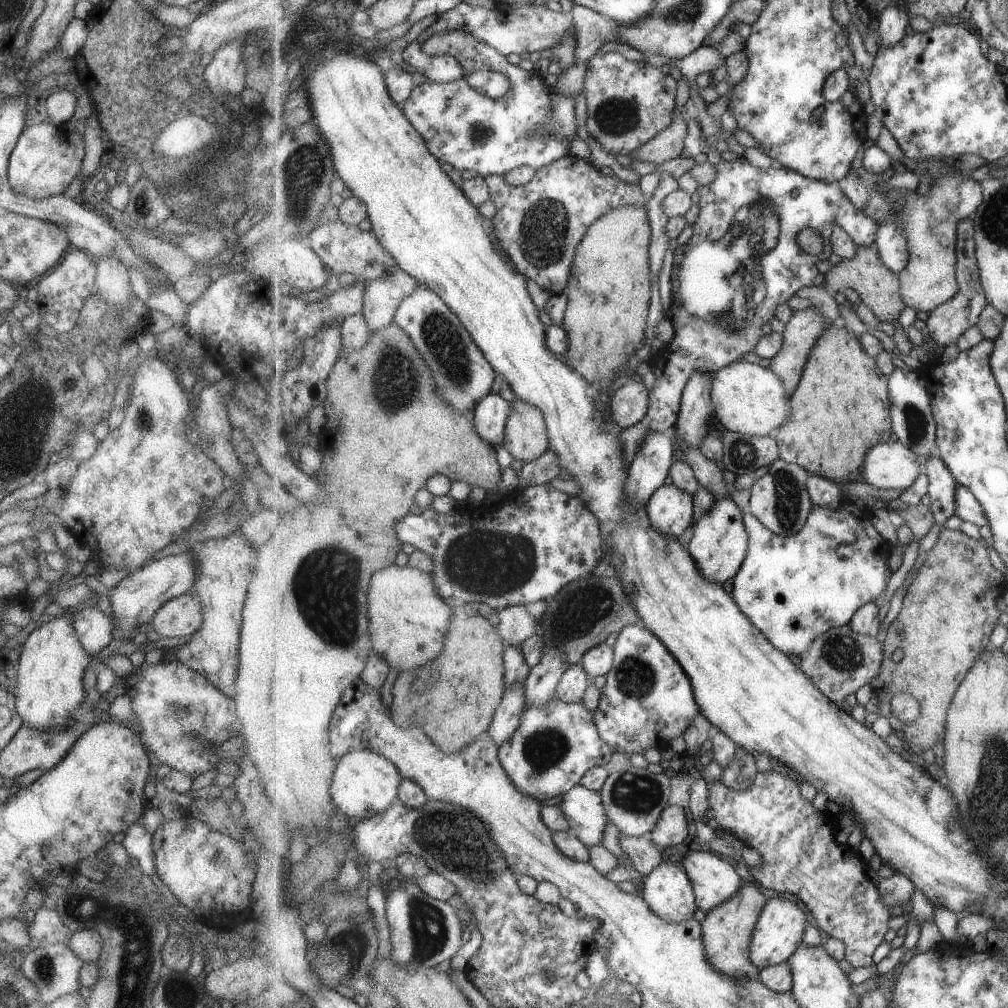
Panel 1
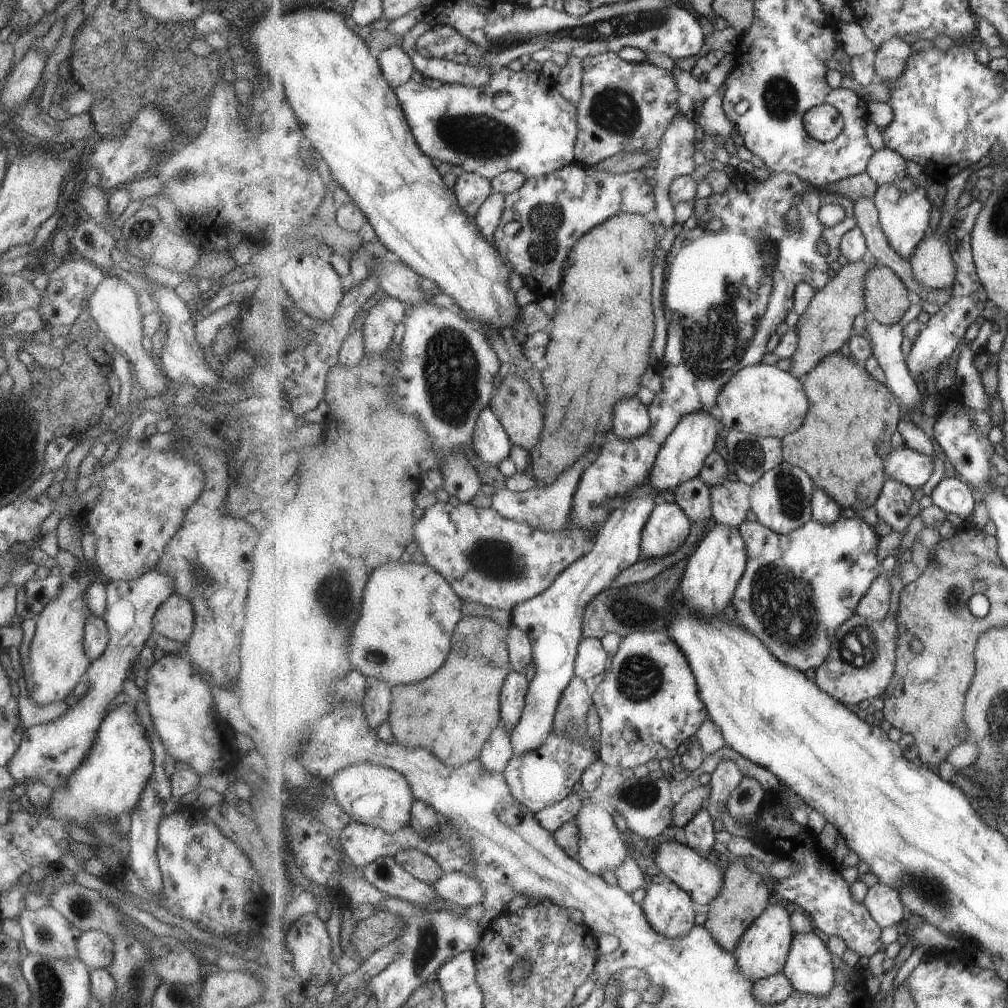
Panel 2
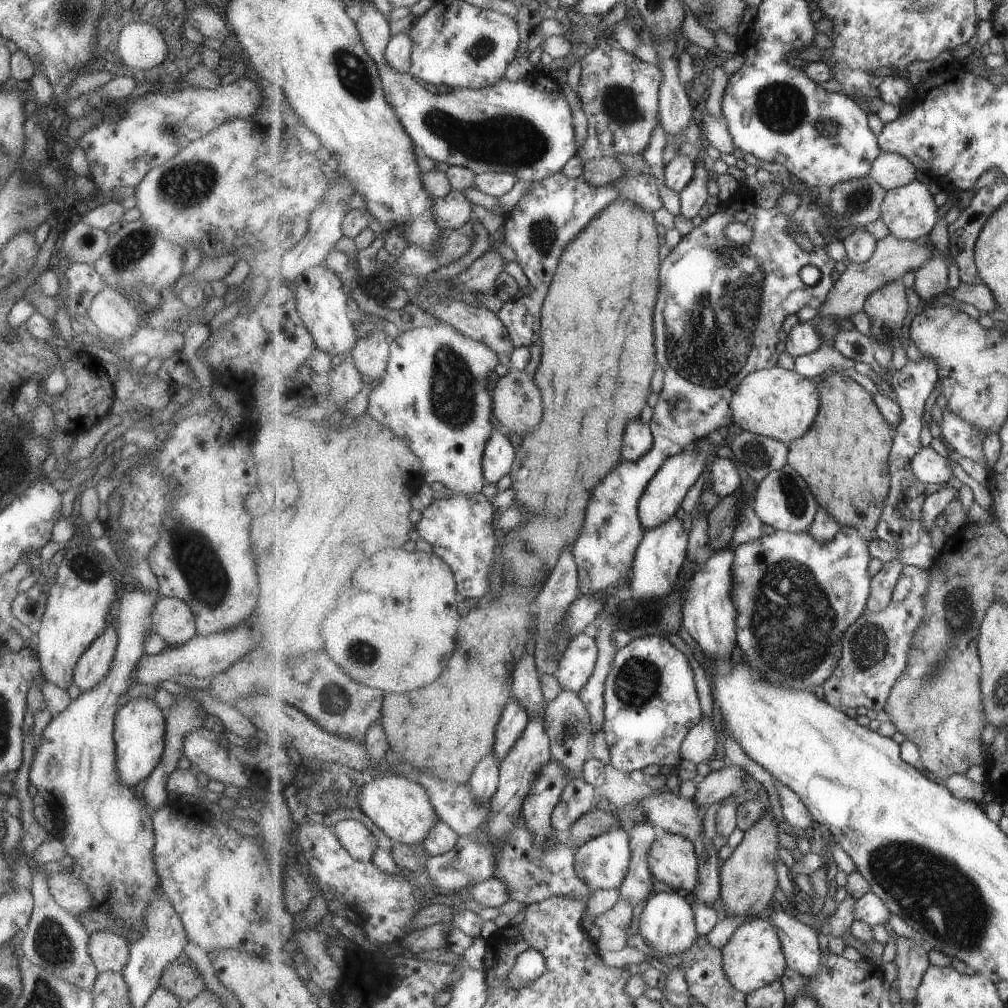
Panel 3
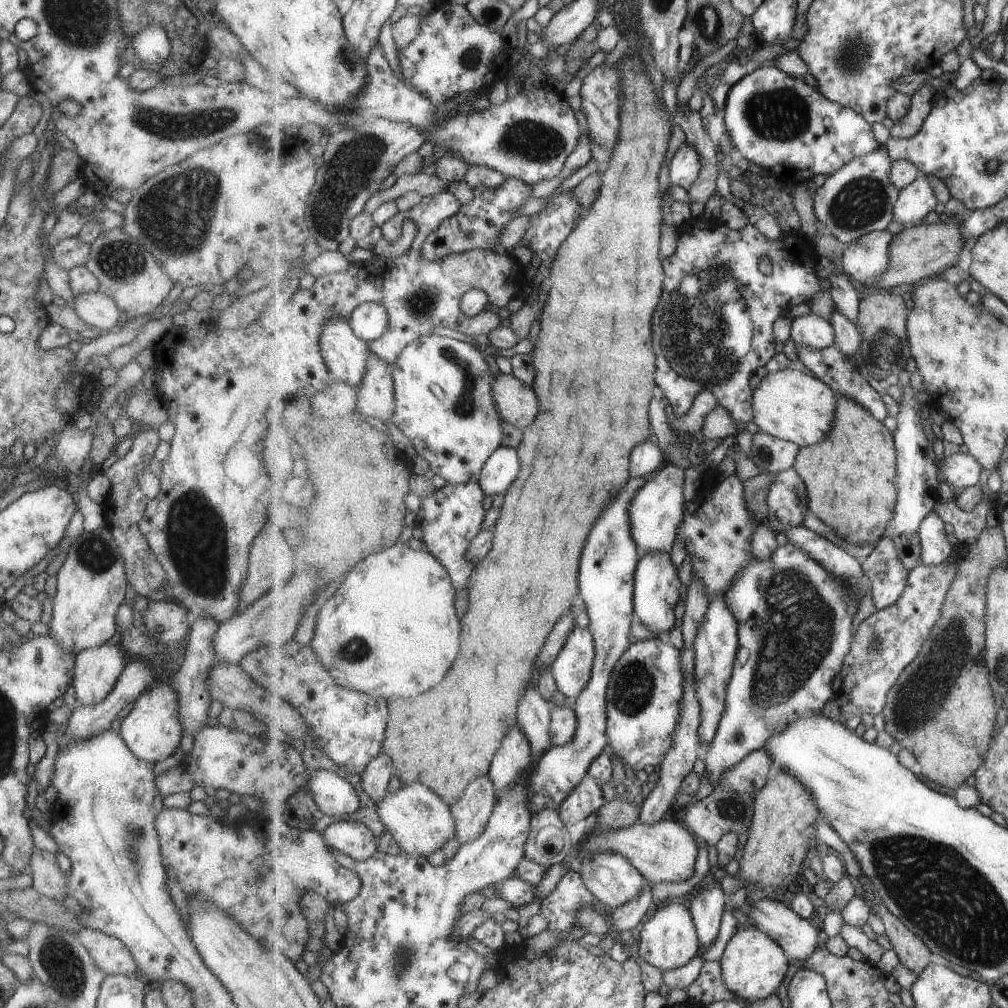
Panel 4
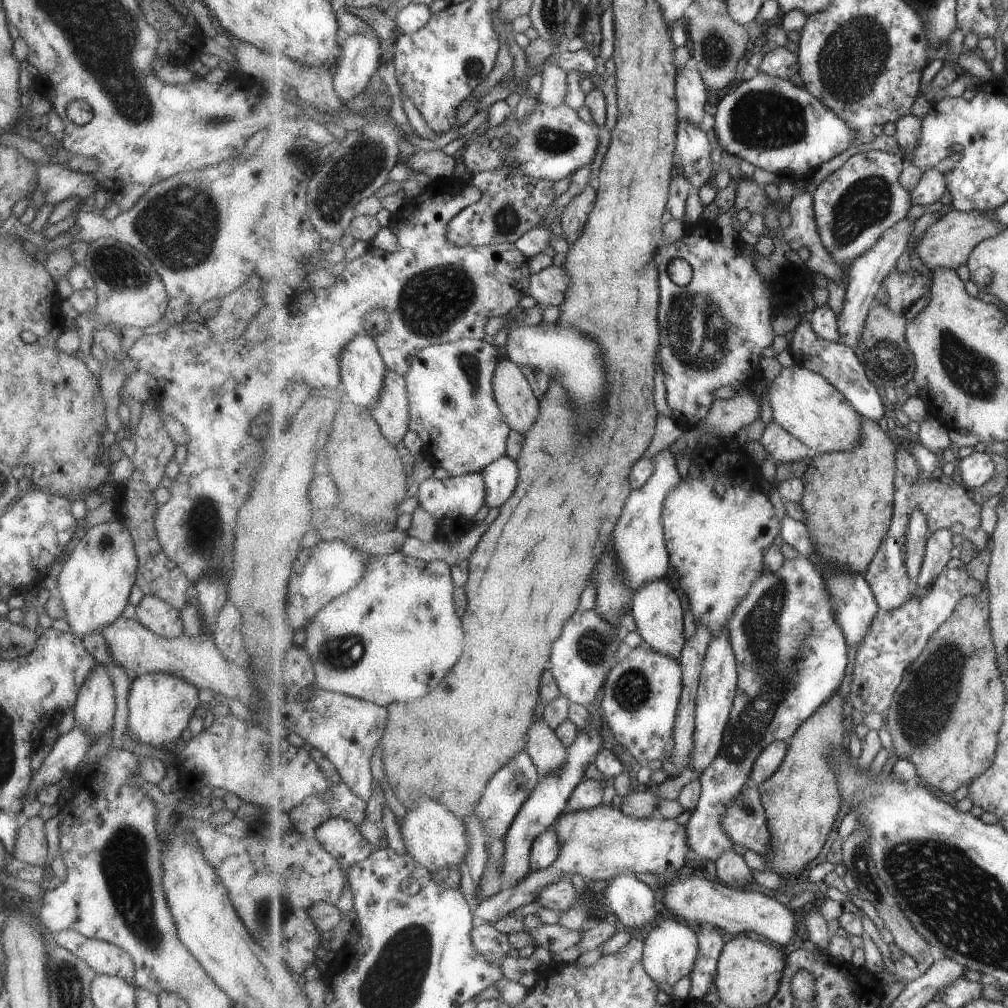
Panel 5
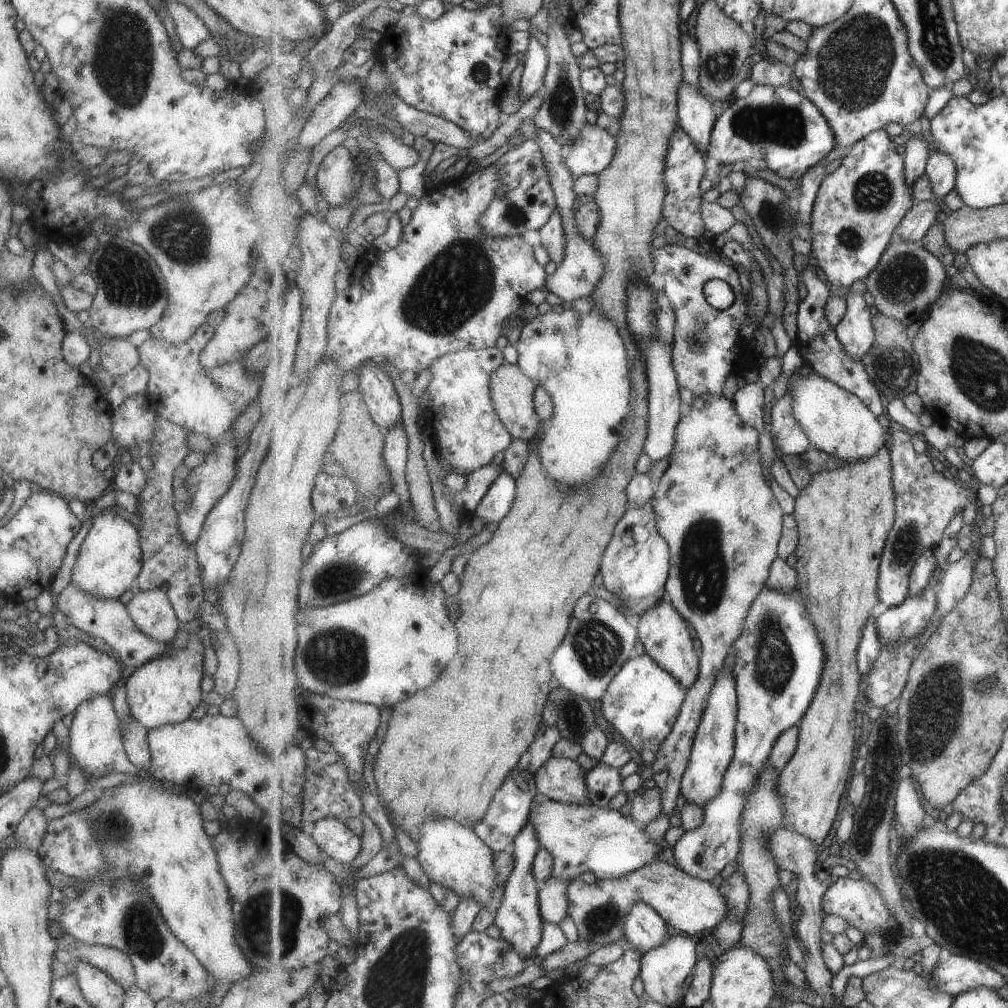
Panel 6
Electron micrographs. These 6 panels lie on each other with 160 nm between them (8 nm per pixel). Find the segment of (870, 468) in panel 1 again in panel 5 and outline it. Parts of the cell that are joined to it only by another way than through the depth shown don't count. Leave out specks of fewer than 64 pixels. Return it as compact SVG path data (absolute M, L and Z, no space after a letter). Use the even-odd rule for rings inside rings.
M974 451L968 457L956 461L964 486L971 490L986 485L995 476L995 460L984 451Z

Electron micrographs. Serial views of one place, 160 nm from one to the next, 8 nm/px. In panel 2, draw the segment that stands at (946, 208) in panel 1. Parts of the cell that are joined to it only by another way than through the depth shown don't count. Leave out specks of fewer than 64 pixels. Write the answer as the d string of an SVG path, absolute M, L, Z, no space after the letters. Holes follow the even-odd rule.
M937 225L934 231L925 234L909 259L915 280L929 290L953 288L957 280L948 232L949 229L942 231Z

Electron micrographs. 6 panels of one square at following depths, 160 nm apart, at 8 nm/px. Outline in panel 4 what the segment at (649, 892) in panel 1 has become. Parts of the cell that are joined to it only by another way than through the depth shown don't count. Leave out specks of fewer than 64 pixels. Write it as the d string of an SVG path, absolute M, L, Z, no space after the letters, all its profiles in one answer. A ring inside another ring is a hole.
M675 900L653 910L640 926L639 955L648 963L662 970L675 970L689 964L699 952L698 928L691 914L689 903Z

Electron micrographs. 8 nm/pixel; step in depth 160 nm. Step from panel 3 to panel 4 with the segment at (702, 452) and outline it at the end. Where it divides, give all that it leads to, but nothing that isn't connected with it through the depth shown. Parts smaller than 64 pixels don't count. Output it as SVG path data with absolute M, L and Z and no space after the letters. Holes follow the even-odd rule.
M671 463L659 469L632 498L629 509L631 530L638 546L640 560L651 553L671 552L671 548L675 546L679 525L686 514L683 484L685 469Z

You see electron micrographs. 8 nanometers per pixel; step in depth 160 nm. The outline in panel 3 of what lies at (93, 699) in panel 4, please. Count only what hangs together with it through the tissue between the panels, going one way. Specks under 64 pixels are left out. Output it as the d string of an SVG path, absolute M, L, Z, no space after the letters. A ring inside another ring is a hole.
M106 625L103 634L99 634L87 648L77 664L75 664L72 683L77 686L81 692L91 690L97 682L105 678L109 672L113 654L117 646L116 632L112 626Z

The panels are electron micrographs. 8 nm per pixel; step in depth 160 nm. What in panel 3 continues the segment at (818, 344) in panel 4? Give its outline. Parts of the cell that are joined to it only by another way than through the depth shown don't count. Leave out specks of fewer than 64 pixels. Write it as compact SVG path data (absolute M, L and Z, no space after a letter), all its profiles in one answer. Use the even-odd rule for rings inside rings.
M801 321L800 324L797 324L797 326L788 333L785 344L786 351L794 357L794 359L816 352L824 346L823 336L821 336L821 332L819 332L815 321Z

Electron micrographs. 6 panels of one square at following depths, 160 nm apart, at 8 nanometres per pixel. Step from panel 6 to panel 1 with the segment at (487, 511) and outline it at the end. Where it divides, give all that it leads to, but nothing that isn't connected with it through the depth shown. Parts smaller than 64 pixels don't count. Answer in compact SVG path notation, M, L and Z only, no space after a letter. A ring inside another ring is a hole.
M491 393L479 401L474 410L478 433L495 448L505 446L506 422L511 411L512 404L506 397Z

